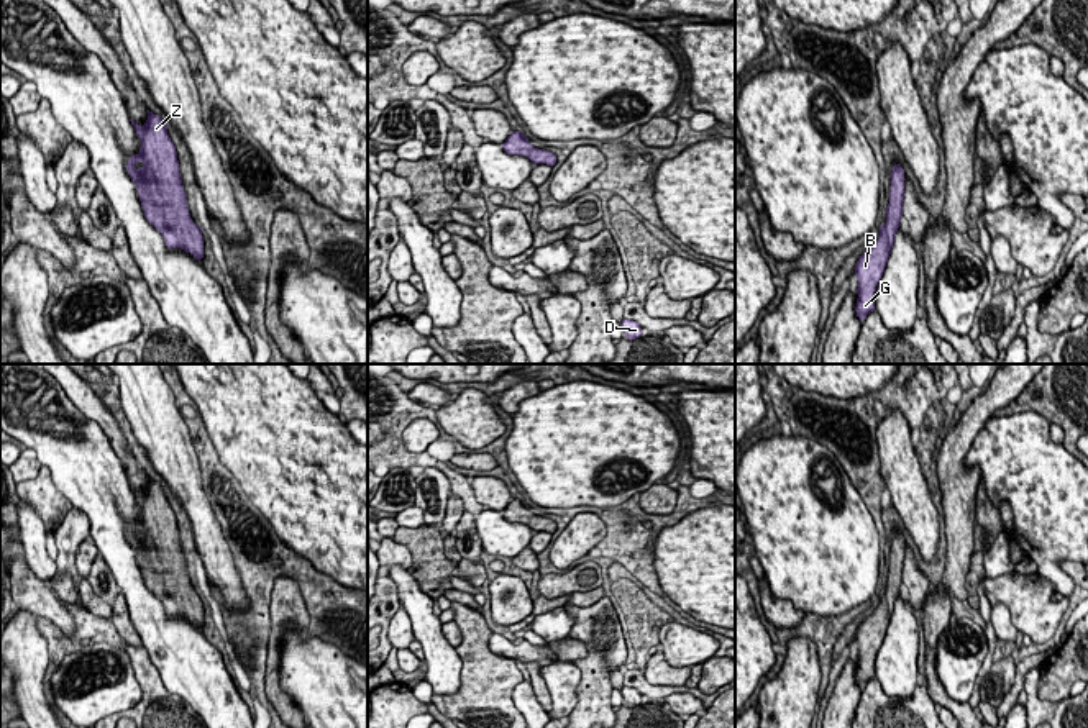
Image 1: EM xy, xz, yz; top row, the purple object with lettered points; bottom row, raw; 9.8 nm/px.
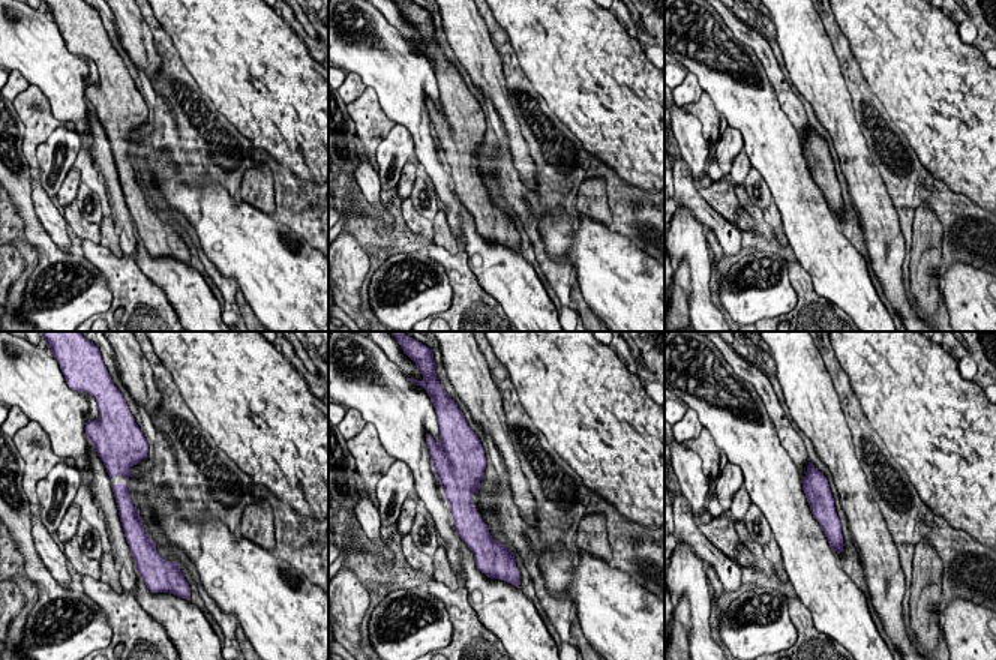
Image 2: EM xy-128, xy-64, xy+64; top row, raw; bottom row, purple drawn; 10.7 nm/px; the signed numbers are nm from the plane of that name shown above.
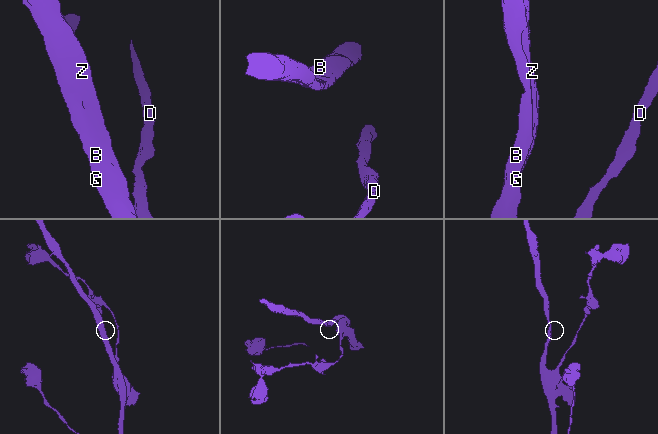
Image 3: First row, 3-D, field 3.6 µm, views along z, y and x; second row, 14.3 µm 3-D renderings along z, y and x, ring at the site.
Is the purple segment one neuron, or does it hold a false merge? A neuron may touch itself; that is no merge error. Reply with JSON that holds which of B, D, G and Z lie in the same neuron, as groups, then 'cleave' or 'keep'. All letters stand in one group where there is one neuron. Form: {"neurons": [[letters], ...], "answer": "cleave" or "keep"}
{"neurons": [["B", "D", "G", "Z"]], "answer": "keep"}

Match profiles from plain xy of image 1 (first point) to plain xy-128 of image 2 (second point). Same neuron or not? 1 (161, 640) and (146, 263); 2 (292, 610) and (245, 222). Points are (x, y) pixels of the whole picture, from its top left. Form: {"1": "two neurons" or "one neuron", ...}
{"1": "one neuron", "2": "two neurons"}

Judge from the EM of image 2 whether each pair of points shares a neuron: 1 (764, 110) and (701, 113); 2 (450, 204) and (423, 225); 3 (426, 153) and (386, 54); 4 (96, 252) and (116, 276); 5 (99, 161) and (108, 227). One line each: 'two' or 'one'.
1: two
2: two
3: one
4: one
5: two

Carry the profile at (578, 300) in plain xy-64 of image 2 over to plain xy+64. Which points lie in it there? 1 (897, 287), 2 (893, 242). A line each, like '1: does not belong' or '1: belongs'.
1: does not belong
2: does not belong

